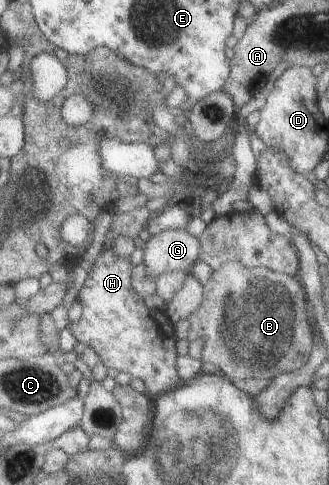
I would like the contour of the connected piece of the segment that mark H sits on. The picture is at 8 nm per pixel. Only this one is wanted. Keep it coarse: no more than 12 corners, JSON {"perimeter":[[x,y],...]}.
{"perimeter":[[100,253],[69,330],[160,397],[184,384],[168,310]]}

